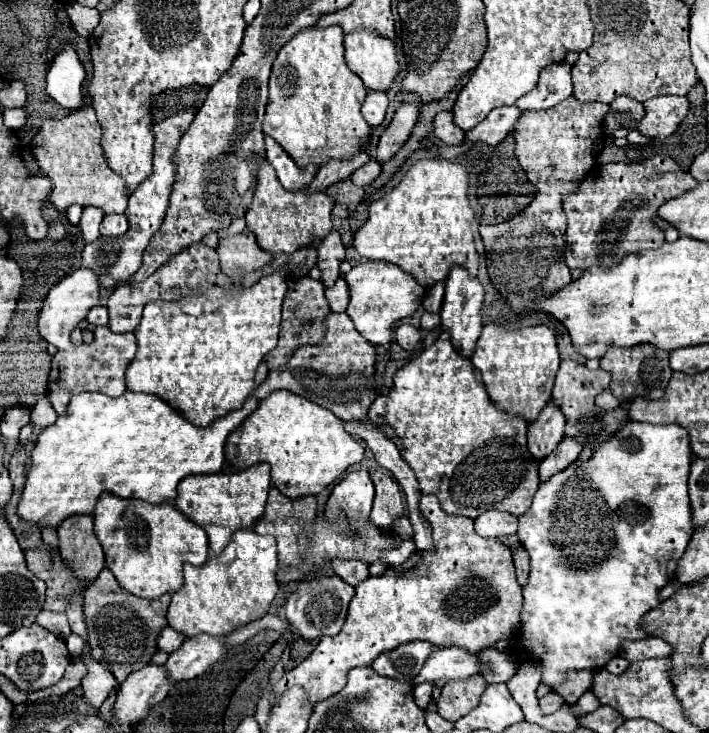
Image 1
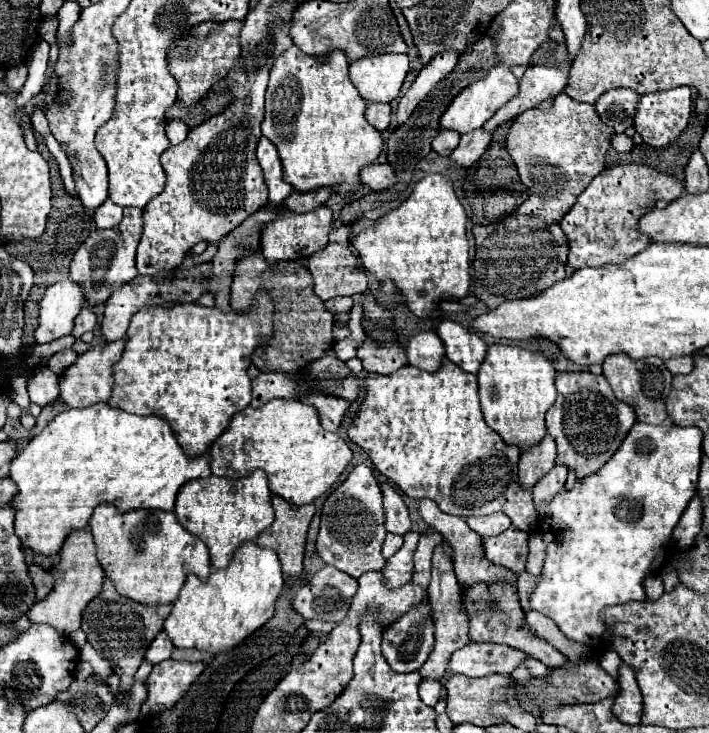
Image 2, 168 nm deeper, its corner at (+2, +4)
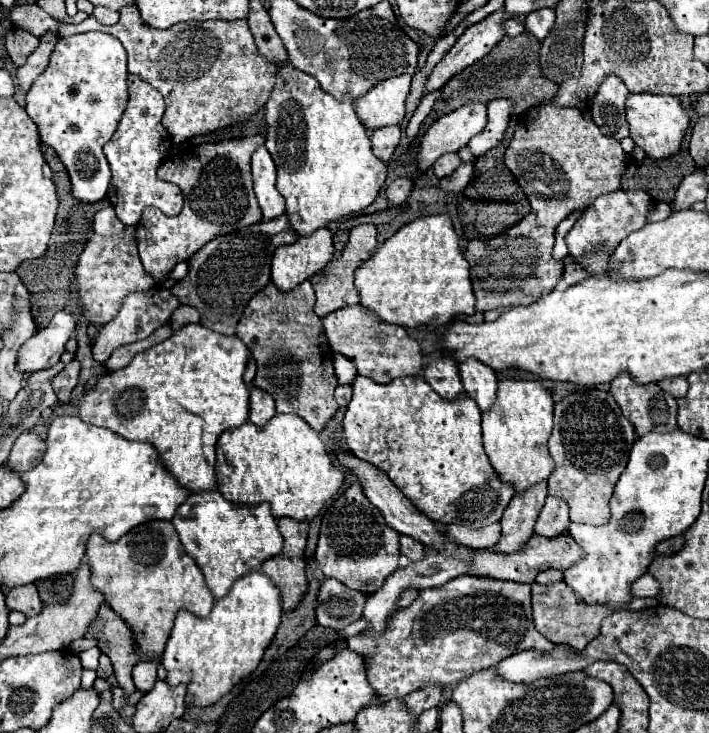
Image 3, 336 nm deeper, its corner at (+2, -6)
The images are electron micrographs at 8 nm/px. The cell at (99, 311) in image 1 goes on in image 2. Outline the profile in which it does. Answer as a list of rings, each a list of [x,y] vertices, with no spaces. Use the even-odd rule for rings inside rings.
[[[84,307],[84,309],[80,311],[80,315],[76,317],[72,335],[74,335],[74,337],[82,337],[86,331],[92,331],[94,327],[96,327],[96,315],[92,313],[92,309]]]

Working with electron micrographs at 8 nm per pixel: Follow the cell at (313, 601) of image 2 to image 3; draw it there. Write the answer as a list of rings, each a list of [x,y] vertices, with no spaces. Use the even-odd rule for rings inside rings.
[[[324,579],[318,593],[316,621],[322,627],[342,629],[362,617],[364,599],[366,599],[364,593],[352,591],[336,579]]]

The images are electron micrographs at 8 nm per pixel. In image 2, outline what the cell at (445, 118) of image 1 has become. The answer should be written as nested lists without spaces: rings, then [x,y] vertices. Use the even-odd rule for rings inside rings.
[[[440,131],[440,133],[434,137],[434,141],[432,141],[432,149],[434,149],[438,155],[446,155],[446,157],[448,157],[448,155],[456,149],[458,139],[460,139],[460,135],[458,135],[456,131]]]

